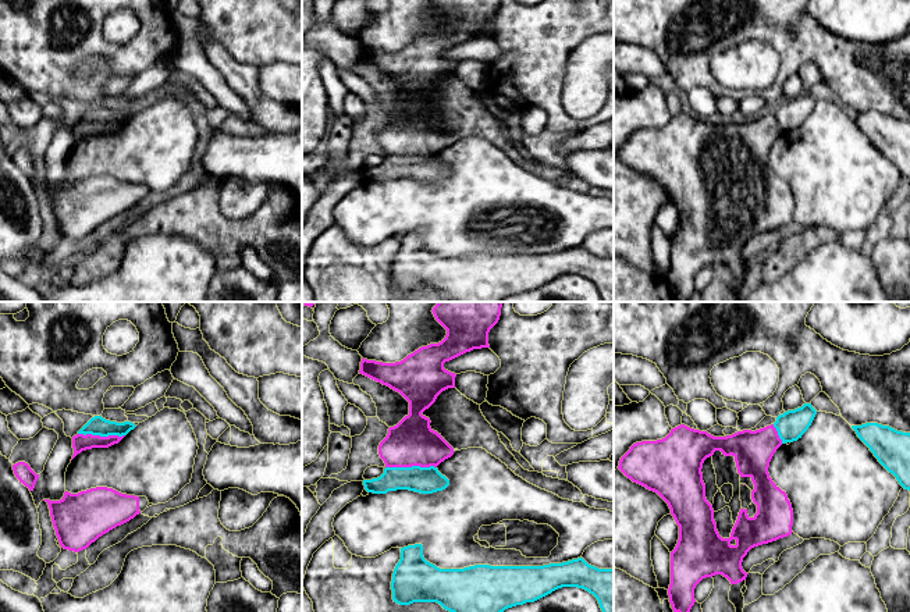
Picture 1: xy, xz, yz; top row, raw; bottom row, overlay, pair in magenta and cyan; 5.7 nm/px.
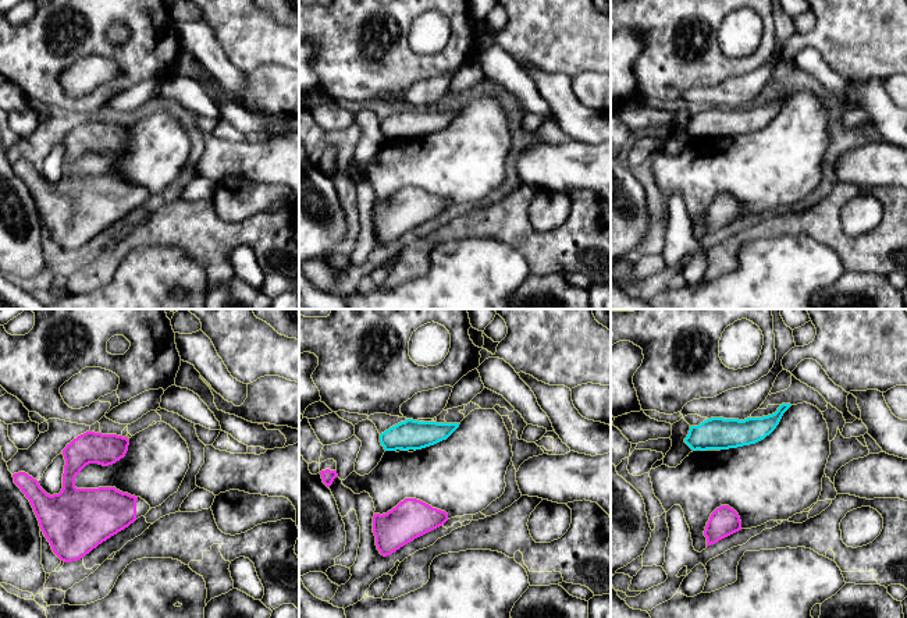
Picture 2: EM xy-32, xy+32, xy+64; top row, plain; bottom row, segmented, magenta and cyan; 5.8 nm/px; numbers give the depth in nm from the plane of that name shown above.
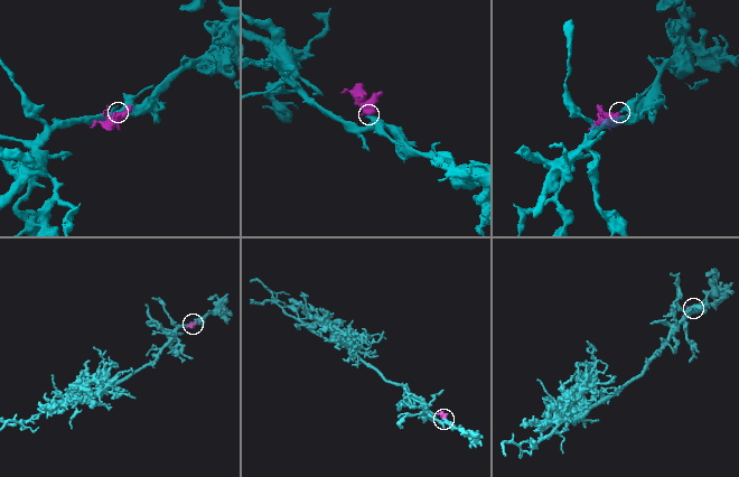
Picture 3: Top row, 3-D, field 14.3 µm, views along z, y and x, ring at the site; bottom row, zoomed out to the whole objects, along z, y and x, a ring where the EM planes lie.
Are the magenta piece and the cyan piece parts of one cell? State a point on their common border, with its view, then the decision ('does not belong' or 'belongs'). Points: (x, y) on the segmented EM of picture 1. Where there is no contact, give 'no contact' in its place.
meets magenta in xz at (411, 466); does not belong

